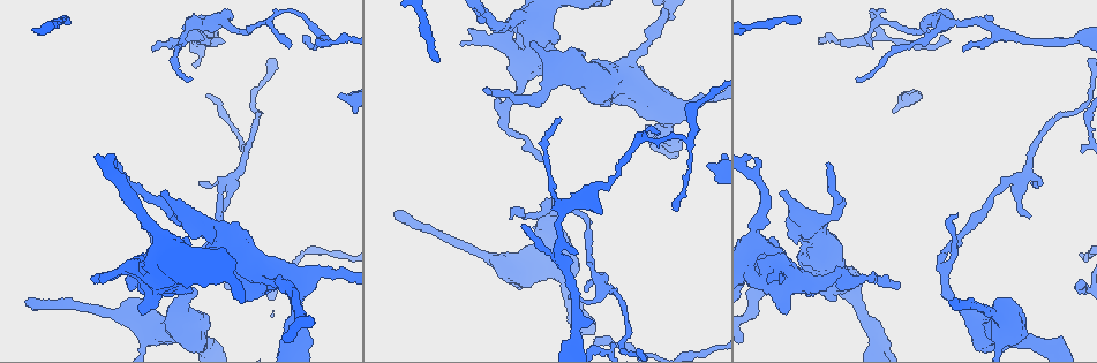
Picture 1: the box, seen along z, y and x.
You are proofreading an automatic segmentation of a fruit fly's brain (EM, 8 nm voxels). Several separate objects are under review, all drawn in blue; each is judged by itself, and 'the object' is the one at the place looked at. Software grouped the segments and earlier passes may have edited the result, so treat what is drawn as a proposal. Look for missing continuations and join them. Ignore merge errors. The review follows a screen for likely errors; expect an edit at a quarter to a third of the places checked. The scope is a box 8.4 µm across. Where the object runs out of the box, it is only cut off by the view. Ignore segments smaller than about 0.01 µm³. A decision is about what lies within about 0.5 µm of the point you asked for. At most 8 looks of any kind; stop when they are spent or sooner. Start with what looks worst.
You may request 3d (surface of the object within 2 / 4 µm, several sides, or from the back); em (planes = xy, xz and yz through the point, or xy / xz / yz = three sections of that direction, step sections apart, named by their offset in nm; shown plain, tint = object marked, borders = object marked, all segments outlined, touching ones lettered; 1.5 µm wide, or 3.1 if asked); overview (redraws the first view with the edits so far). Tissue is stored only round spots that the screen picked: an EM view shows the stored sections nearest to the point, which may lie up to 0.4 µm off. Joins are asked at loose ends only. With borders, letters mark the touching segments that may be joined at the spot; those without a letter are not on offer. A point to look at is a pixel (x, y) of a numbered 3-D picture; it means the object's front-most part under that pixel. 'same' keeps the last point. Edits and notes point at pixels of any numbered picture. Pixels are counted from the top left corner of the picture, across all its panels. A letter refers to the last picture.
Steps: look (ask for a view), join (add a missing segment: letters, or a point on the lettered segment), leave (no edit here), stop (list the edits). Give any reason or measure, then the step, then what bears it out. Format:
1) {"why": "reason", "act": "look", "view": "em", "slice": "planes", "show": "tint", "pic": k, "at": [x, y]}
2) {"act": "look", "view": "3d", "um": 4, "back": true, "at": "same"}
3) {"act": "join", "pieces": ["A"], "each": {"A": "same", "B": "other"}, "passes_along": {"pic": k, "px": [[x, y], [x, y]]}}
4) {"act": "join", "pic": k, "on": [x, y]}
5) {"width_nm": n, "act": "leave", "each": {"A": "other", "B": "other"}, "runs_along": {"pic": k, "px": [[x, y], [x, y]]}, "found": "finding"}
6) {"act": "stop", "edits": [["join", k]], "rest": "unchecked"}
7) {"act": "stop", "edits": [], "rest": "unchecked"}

{"why": "end of a long branch", "act": "look", "view": "3d", "um": 4, "pic": 1, "at": [953, 301]}

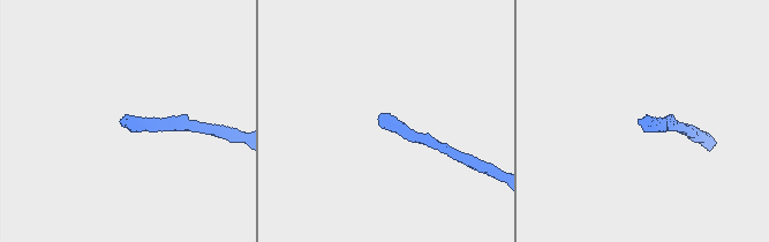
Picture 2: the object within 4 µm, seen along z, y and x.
{"act": "look", "view": "em", "slice": "planes", "show": "borders", "pic": 2, "at": [120, 121]}

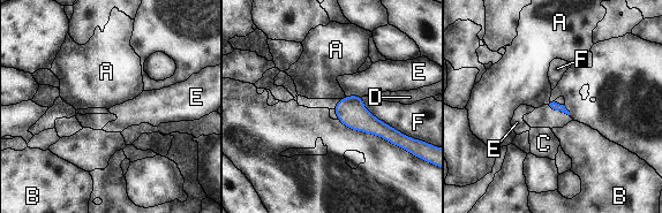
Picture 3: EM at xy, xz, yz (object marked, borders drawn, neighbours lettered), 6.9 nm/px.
{"act": "leave", "each": {"A": "other", "B": "other", "C": "other", "D": "other", "E": "other", "F": "other"}, "border": {"pic": 3, "px": [[345, 96], [340, 99]]}, "found": "none of them fits"}

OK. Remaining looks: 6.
{"why": "stops while still wide", "act": "look", "view": "3d", "um": 4, "back": true, "pic": 1, "at": [248, 299]}

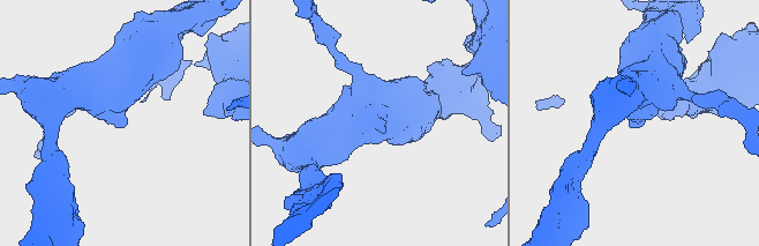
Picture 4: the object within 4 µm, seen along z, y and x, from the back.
{"act": "look", "view": "em", "slice": "xy", "step": 4, "show": "borders", "pic": 4, "at": [638, 127]}

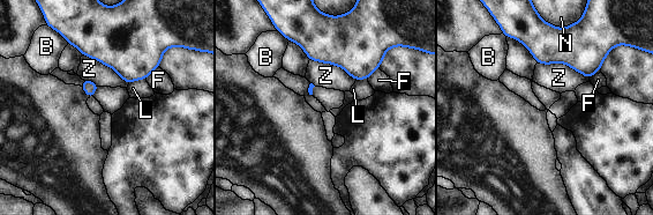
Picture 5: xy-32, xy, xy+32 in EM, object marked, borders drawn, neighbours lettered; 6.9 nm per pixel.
{"why": "another direction", "act": "look", "view": "em", "slice": "planes", "show": "borders", "at": "same"}

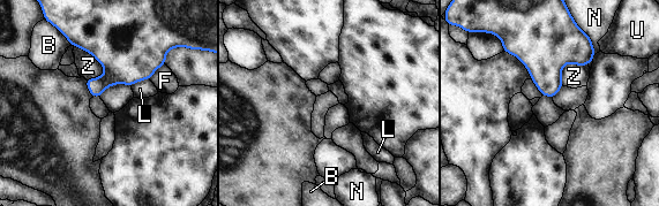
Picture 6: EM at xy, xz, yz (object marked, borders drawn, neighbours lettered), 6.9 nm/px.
{"act": "leave", "each": {"B": "other", "F": "other", "L": "other", "N": "other", "U": "other", "Z": "other"}, "border": {"pic": 6, "px": [[70, 44], [88, 52], [104, 73]]}, "found": "no lettered segment goes on from it"}

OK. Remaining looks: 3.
{"why": "tapers out", "act": "look", "view": "em", "slice": "xy", "step": 8, "show": "tint", "pic": 1, "at": [1029, 217]}

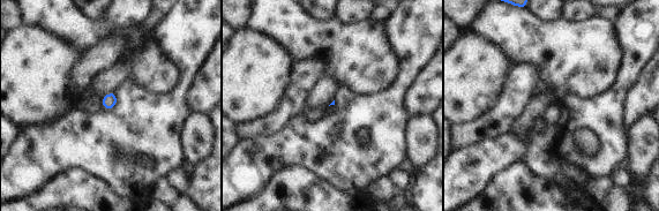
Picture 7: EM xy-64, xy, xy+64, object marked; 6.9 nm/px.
{"act": "look", "view": "em", "slice": "planes", "show": "tint", "at": "same"}

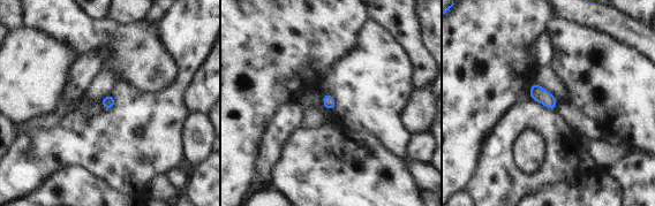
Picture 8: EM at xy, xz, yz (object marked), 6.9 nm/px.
{"why": "see the neighbours", "act": "look", "view": "em", "slice": "planes", "show": "borders", "at": "same"}

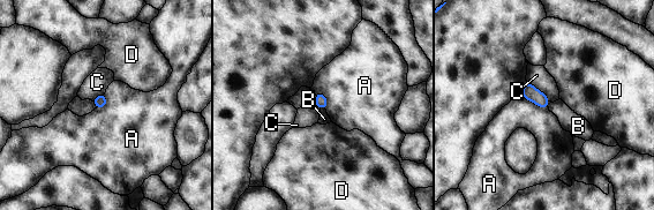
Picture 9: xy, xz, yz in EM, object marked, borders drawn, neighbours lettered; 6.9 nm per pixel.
{"longest_contact_nm": ["C", 220], "act": "leave", "each": {"A": "other", "B": "other", "C": "other", "D": "other"}, "border": {"pic": 9, "px": [[523, 96], [527, 100], [548, 109]]}, "found": "no lettered segment goes on from it"}

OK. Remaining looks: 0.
{"act": "stop", "edits": [], "rest": "unchecked"}

